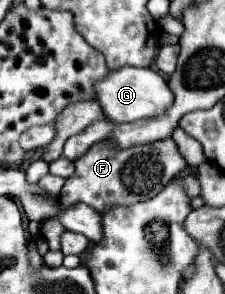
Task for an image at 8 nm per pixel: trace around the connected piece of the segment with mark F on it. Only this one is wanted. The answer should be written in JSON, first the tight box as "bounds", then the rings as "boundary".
{"bounds":[59,137,187,213],"boundary":[[[171,137],[155,141],[153,145],[135,145],[131,149],[115,149],[107,143],[95,143],[75,161],[75,175],[65,181],[59,203],[63,207],[85,203],[99,213],[107,213],[111,207],[129,207],[139,201],[153,199],[185,167],[187,163],[179,155]]]}

